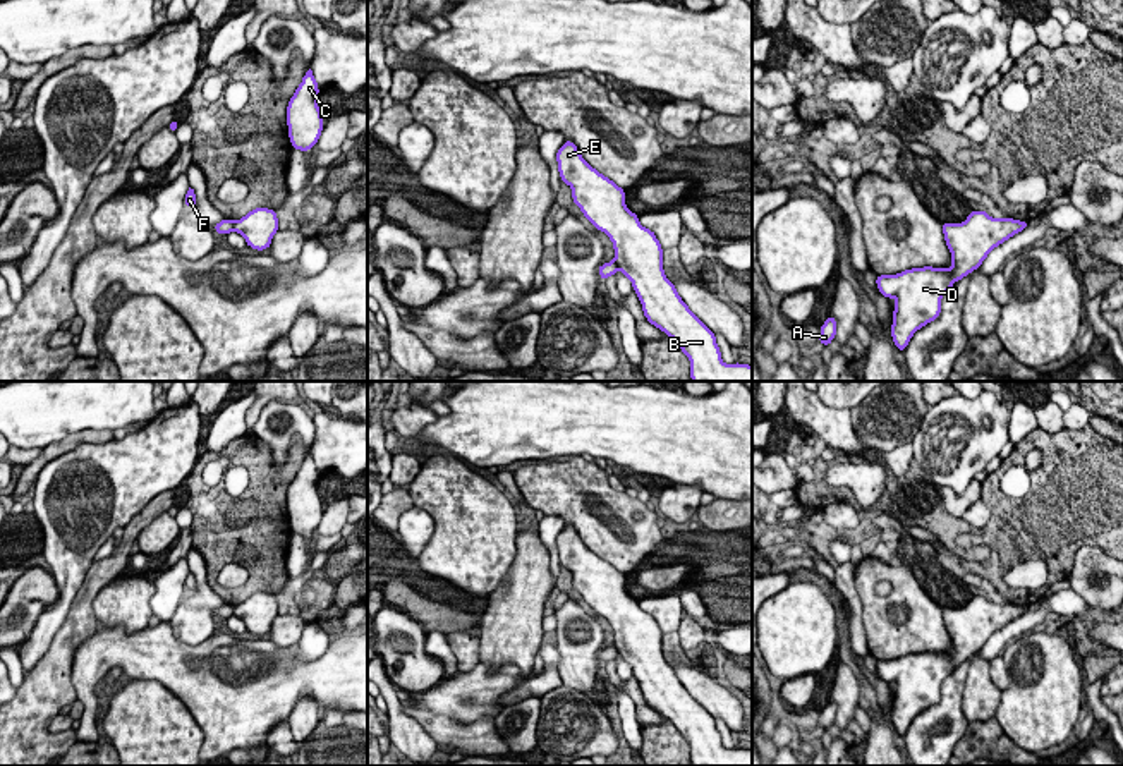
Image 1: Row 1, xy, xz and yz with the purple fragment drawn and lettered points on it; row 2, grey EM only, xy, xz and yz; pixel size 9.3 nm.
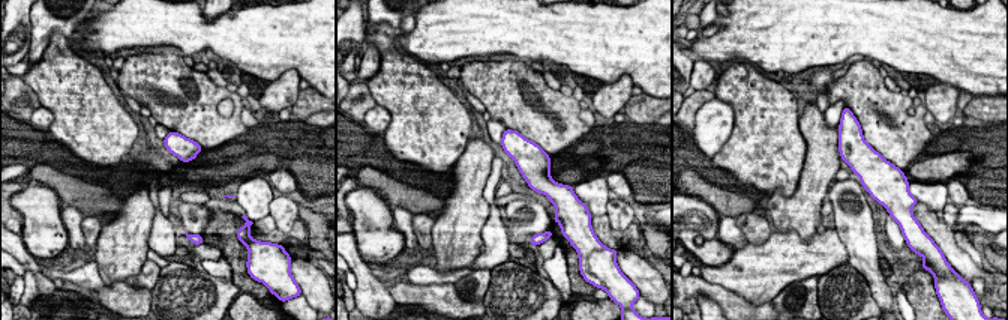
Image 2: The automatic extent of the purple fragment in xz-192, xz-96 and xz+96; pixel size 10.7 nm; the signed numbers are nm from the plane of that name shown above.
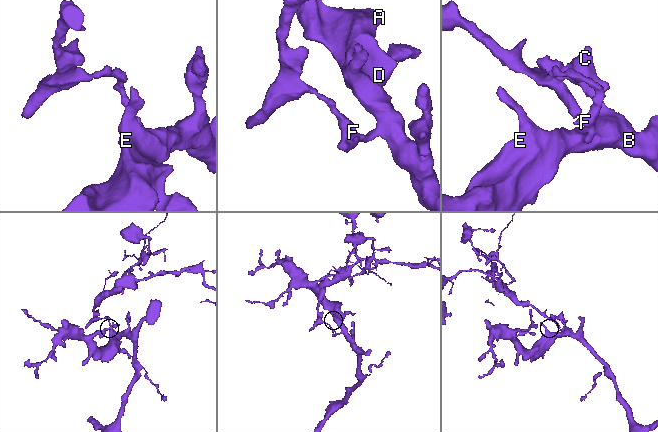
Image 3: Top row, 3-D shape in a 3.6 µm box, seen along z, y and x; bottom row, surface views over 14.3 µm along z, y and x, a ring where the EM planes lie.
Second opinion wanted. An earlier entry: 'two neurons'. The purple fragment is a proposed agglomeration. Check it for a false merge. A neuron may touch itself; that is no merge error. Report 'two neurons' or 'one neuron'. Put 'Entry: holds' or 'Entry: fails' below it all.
two neurons
Entry: holds

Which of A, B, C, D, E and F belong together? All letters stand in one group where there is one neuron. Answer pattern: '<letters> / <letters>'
A B C D E / F

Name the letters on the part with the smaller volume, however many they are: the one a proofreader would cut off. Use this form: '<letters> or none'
F

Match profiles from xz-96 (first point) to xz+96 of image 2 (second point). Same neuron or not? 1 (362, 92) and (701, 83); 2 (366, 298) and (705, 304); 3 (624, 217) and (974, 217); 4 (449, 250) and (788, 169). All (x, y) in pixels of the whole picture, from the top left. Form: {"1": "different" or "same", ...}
{"1": "different", "2": "same", "3": "different", "4": "different"}

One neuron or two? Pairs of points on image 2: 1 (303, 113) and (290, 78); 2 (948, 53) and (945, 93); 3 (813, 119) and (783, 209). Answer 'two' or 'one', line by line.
1: two
2: two
3: one

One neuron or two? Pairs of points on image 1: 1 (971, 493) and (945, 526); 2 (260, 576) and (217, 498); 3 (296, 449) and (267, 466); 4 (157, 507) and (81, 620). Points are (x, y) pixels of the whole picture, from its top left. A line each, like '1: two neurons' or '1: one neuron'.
1: two neurons
2: one neuron
3: one neuron
4: one neuron

